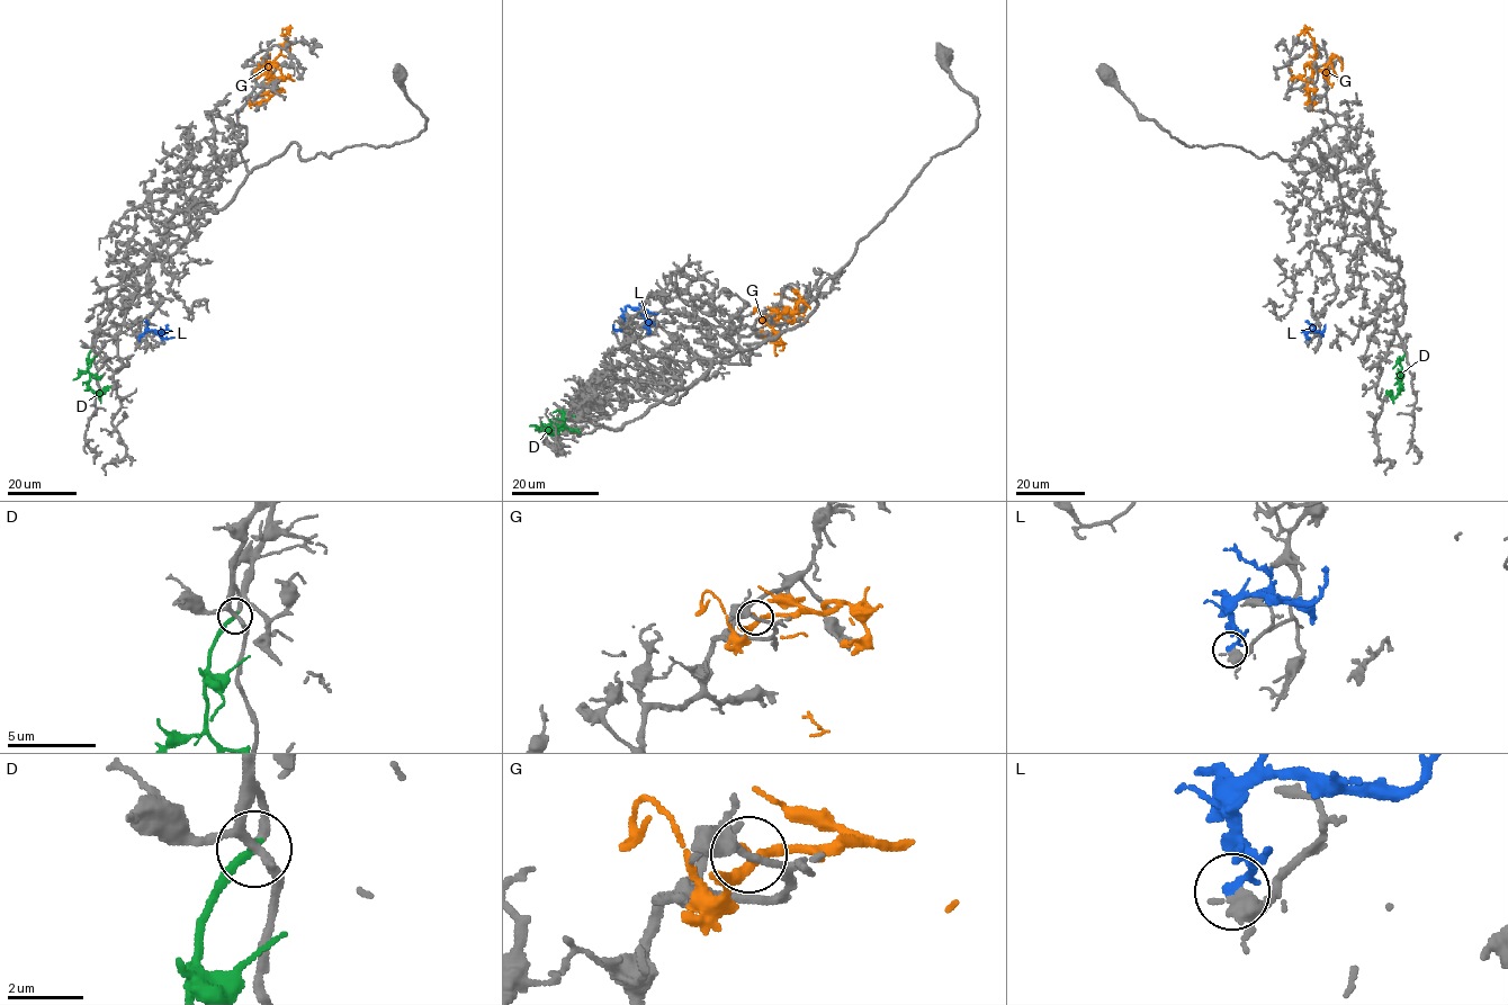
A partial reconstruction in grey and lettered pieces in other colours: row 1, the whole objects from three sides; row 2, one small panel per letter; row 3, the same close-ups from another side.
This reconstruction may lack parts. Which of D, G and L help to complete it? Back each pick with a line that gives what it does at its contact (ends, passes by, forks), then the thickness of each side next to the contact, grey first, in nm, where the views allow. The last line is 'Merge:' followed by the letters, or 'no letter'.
D: it ends | 200/240 nm
Merge: D

